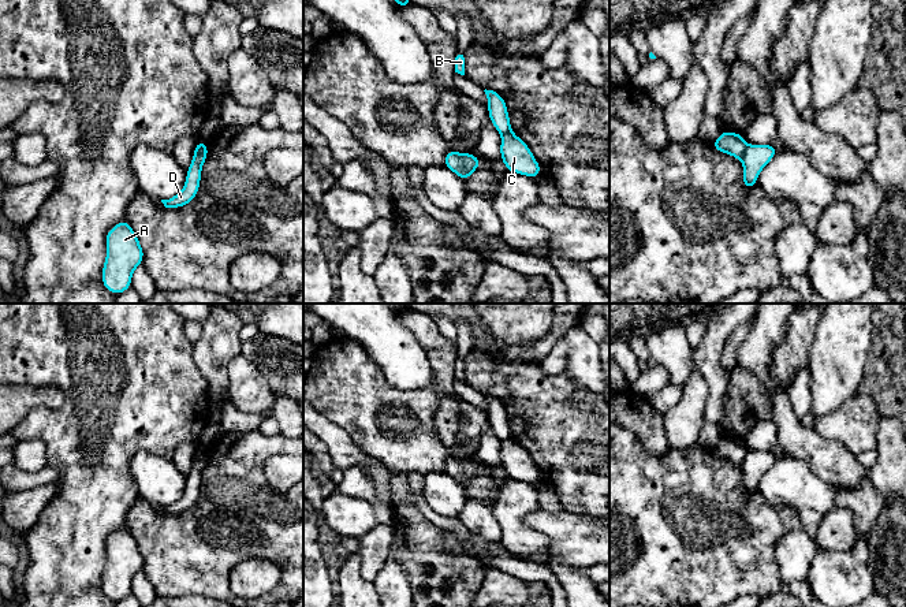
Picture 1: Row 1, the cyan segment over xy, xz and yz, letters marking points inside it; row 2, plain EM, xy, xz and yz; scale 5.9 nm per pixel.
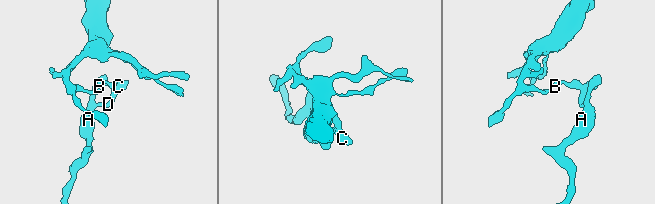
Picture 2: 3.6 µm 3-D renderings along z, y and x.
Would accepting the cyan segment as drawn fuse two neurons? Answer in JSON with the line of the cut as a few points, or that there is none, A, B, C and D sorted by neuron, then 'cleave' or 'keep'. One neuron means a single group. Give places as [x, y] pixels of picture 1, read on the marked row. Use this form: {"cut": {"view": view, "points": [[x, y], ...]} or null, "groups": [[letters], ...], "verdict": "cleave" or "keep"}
{"cut": {"view": "yz", "points": [[748, 145], [739, 157]]}, "groups": [["A", "C", "D"], ["B"]], "verdict": "cleave"}

